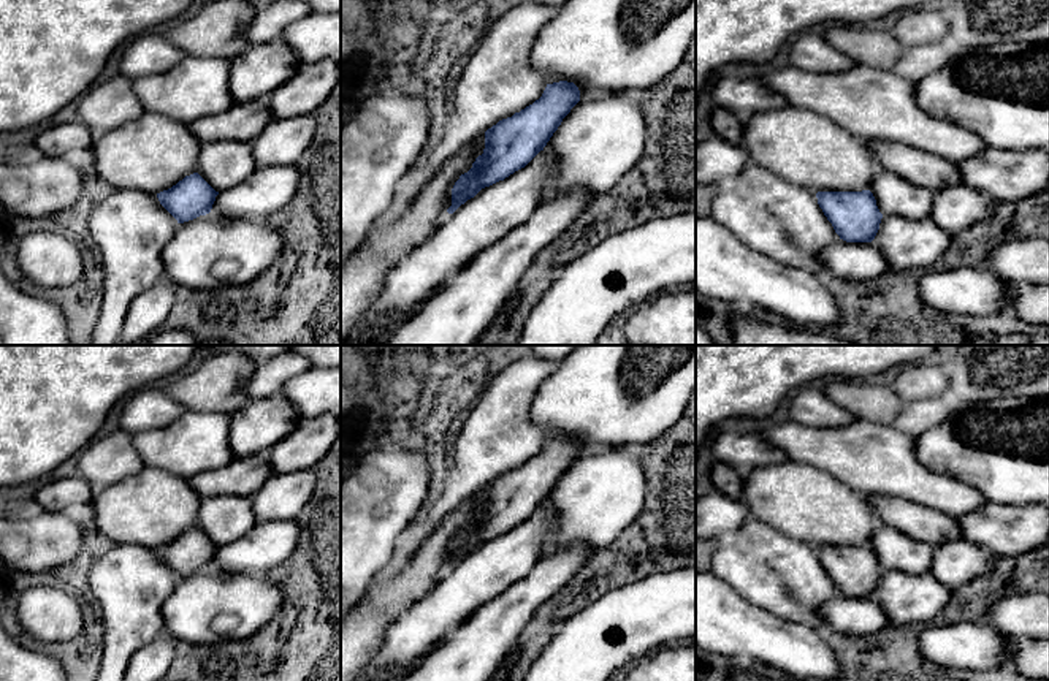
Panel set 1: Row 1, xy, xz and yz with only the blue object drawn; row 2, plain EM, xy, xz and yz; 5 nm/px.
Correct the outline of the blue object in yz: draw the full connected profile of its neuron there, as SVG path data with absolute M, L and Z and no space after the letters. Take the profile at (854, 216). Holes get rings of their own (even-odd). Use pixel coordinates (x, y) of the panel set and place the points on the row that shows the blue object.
M870 190L818 192L818 204L840 239L872 242L879 230L883 214Z

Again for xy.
M193 173L171 188L157 193L157 198L177 223L184 223L209 214L217 195L219 192Z

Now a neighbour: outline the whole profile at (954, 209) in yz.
M960 184L933 196L930 219L951 236L989 220L1000 203L986 193Z

